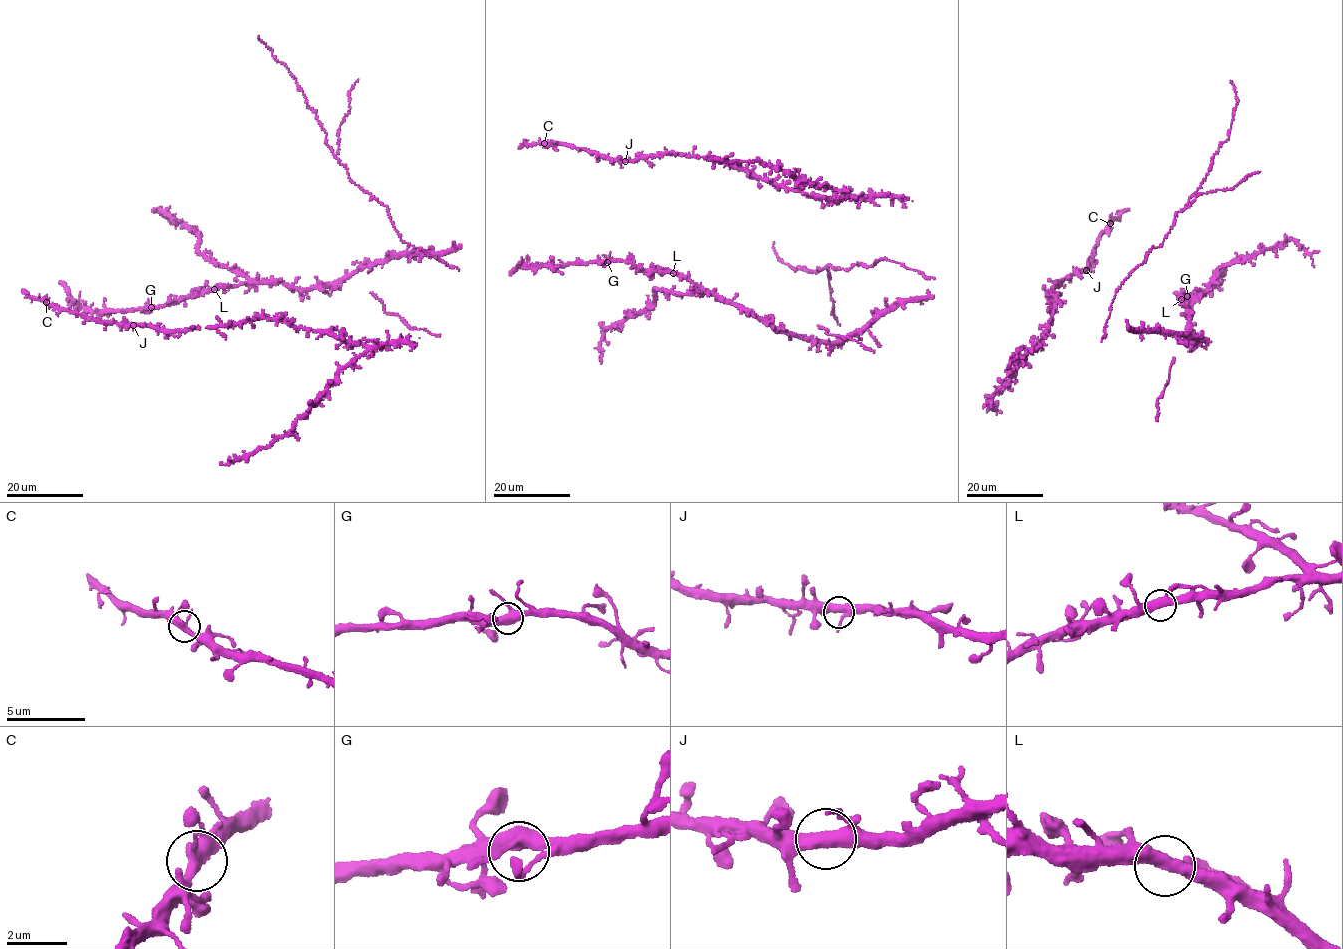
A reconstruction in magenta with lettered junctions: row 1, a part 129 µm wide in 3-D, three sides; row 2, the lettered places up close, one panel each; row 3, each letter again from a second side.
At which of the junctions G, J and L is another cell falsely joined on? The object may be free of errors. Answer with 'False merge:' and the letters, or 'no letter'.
False merge: no letter

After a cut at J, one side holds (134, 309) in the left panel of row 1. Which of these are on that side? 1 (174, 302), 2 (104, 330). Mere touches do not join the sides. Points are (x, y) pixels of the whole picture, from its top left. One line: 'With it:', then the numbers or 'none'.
With it: 1

